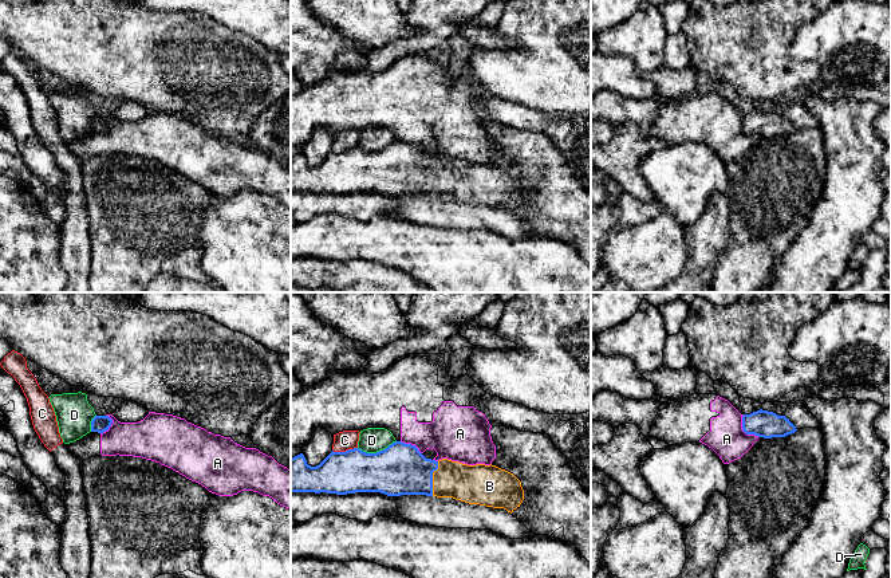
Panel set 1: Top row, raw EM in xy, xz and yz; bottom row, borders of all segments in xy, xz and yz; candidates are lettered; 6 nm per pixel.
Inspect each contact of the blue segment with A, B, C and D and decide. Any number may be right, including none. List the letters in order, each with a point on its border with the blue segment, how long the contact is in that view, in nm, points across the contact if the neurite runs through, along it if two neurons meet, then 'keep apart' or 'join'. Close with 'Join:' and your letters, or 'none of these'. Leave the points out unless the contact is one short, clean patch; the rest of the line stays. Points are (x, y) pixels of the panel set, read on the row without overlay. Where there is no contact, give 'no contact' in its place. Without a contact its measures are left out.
A: meets blue in yz at (744, 130); contact 170 nm long; border along yz (742, 114), (742, 129), (746, 133), (759, 136); keep apart
B: meets blue in xz at (432, 179); contact 220 nm long; runs through xz (401, 168), (432, 179), (454, 179), (472, 184); join
C: meets blue in xz at (346, 150); contact 150 nm long; border along xz (357, 146), (332, 150); keep apart
D: meets blue in xz at (377, 152); contact 240 nm long; border along xz (395, 140), (375, 152), (363, 152), (358, 148); keep apart
Join: B

